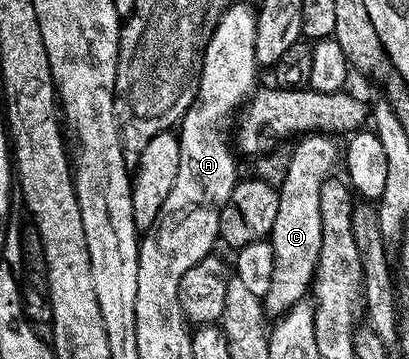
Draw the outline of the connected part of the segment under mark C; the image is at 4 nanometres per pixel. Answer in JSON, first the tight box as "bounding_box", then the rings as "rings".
{"bounding_box":[261,132,341,316],"rings":[[[312,132],[300,137],[294,143],[295,150],[290,151],[289,173],[285,175],[285,184],[278,187],[279,203],[277,204],[277,220],[273,220],[273,228],[269,241],[275,256],[273,284],[269,292],[261,299],[263,309],[271,316],[282,316],[294,308],[296,304],[308,297],[315,281],[315,269],[321,256],[321,186],[327,178],[336,173],[335,161],[340,161],[341,150],[335,147],[336,139],[323,132]]]}

